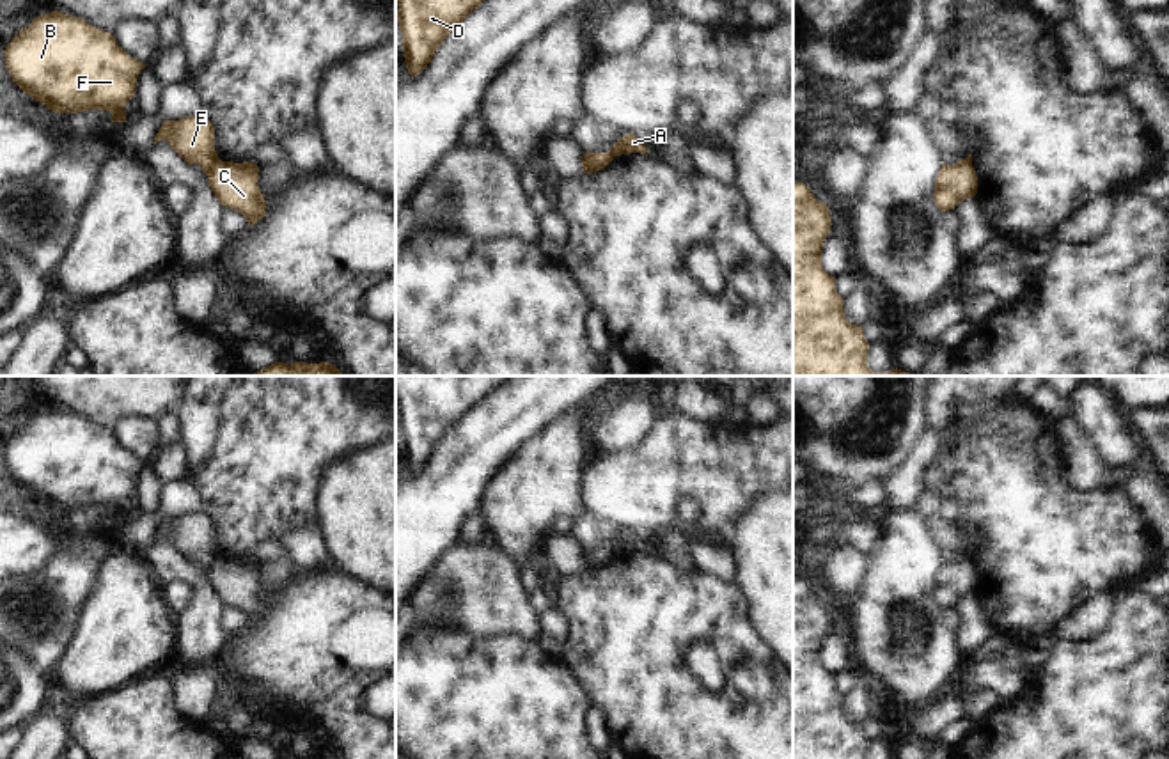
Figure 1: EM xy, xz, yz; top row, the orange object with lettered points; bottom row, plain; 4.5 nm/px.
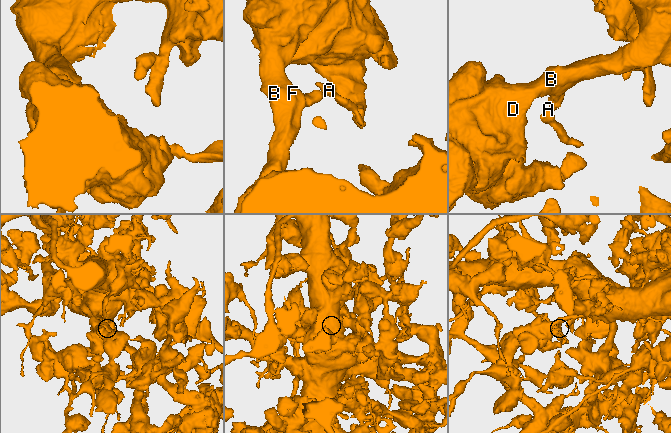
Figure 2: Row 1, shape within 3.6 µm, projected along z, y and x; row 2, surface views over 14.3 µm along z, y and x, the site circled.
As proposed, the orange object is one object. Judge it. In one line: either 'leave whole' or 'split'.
split

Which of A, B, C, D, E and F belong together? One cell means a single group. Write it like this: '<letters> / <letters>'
A C / B D E F

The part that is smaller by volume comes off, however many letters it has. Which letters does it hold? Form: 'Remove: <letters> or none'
Remove: A, C

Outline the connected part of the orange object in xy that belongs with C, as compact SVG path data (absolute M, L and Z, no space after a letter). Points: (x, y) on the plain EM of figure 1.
M216 557L206 573L220 601L241 610L248 622L264 615L266 598L257 582L259 564L255 560Z

